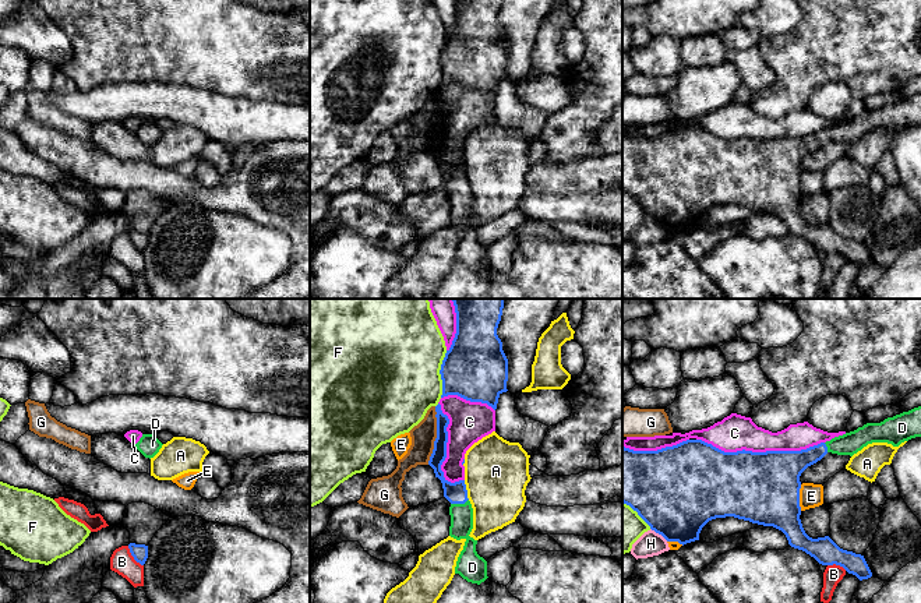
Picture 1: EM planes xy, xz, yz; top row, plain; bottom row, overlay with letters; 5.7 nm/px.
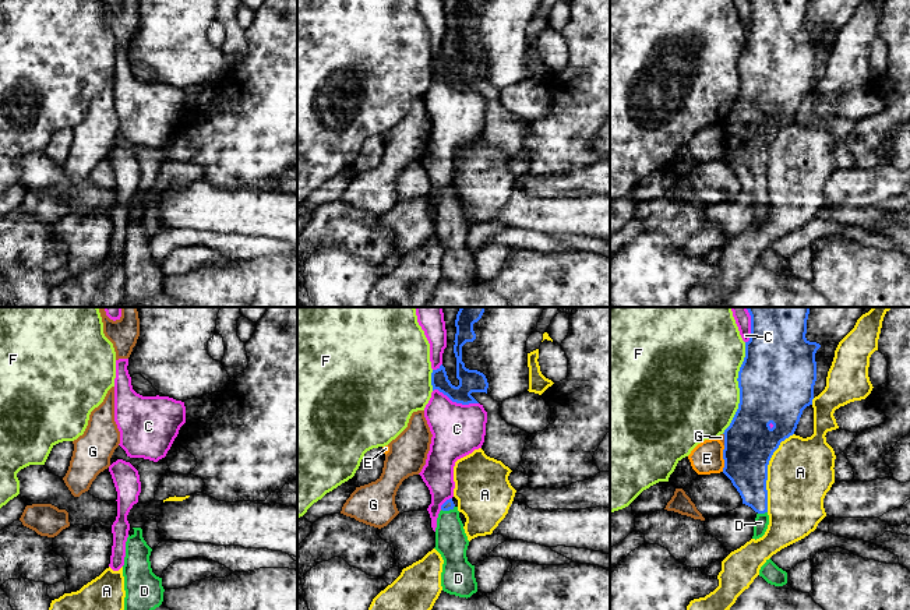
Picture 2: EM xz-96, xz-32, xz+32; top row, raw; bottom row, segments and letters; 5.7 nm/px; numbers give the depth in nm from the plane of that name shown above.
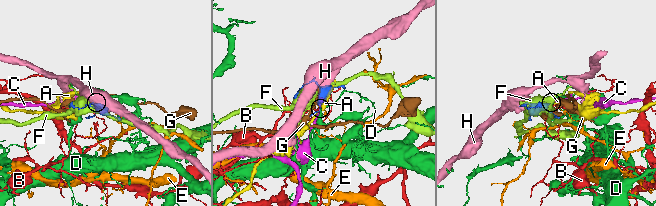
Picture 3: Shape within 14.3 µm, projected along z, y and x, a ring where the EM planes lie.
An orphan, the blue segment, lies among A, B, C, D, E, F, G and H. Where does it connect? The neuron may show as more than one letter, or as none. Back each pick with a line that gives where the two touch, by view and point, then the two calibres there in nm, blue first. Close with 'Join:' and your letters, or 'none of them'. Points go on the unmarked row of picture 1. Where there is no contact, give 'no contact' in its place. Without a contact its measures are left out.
D: meets blue in xz at (459, 190); 120 nm thick on the blue side, 130 nm on the other
Join: D

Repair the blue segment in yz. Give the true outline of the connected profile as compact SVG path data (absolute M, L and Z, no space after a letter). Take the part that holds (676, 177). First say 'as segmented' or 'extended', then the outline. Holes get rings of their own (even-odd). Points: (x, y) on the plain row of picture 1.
extended; M921 94L801 138L724 140L702 127L687 127L657 138L622 134L622 190L667 229L682 233L699 228L702 215L716 205L734 204L773 214L786 222L791 234L805 239L822 253L840 253L862 268L872 264L864 243L840 236L829 223L812 226L805 221L800 207L800 163L828 140L853 144L872 130L899 134L915 124L921 124Z

